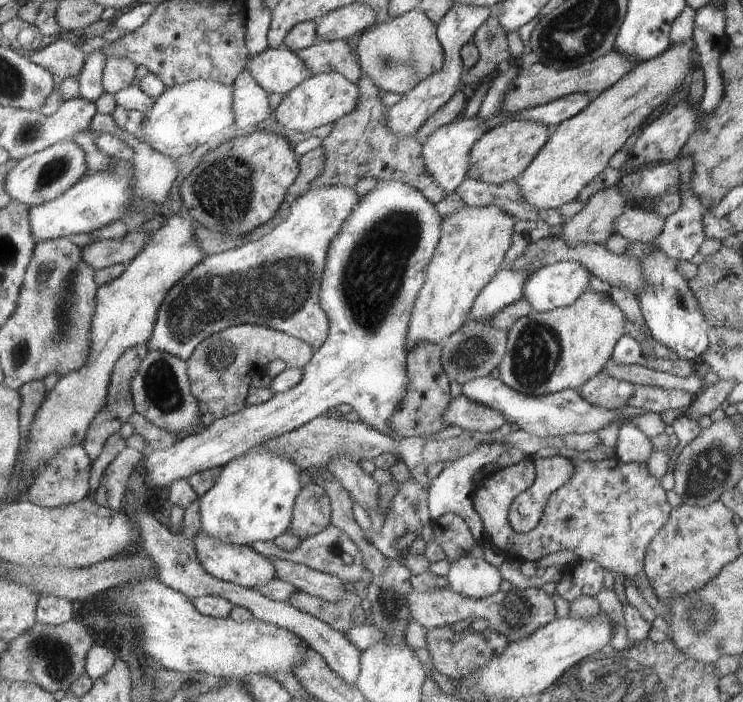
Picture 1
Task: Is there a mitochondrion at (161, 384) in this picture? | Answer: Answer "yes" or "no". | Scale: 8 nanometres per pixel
yes

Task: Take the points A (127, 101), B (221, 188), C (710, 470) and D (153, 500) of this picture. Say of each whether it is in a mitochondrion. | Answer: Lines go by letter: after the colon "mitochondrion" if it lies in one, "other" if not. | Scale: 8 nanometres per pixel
A: other
B: mitochondrion
C: mitochondrion
D: other

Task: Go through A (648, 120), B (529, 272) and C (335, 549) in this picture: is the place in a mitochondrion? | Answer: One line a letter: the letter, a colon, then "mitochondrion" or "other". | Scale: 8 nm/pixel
A: other
B: other
C: mitochondrion

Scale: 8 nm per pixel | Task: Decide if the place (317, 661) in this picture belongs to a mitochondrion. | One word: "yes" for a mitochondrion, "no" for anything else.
no

